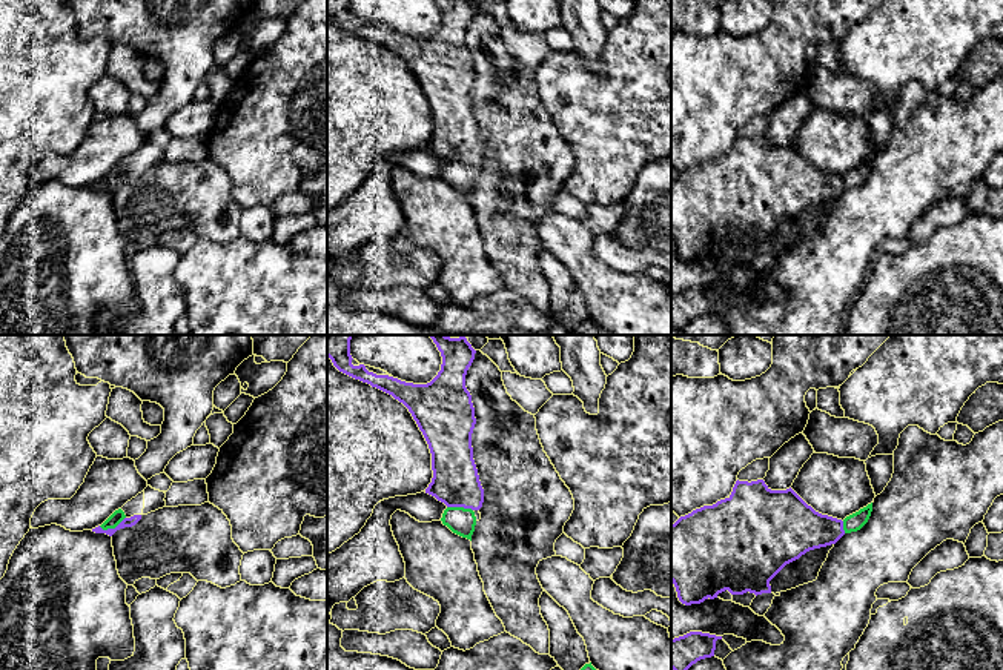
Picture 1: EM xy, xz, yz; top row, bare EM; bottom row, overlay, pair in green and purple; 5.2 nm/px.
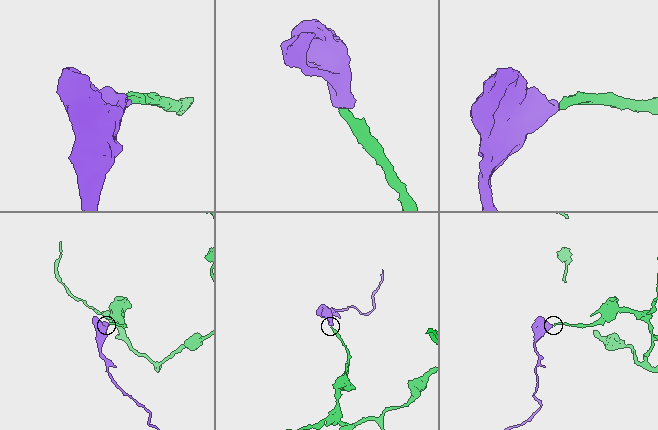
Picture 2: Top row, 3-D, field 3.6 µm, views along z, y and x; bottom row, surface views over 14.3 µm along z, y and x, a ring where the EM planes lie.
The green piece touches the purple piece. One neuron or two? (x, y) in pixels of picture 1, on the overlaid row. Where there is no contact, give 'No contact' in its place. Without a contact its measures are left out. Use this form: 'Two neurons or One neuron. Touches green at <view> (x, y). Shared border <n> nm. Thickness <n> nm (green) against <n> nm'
One neuron. Touches green at xy (111, 527). Shared border 150 nm. Thickness 70 nm (green) against 50 nm

